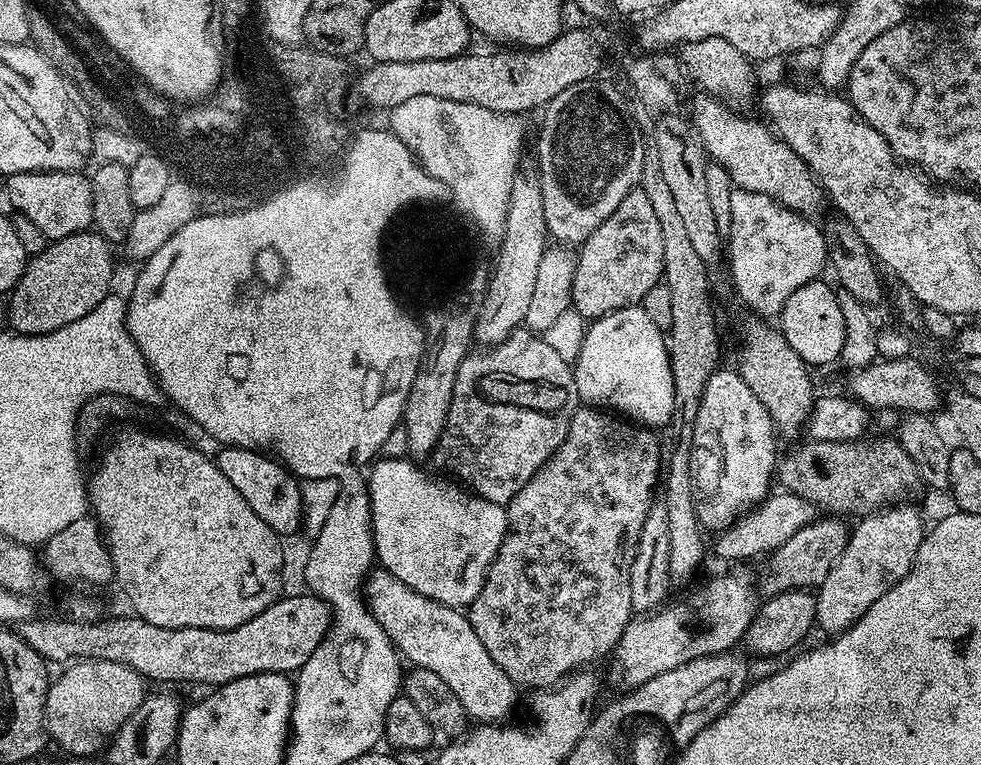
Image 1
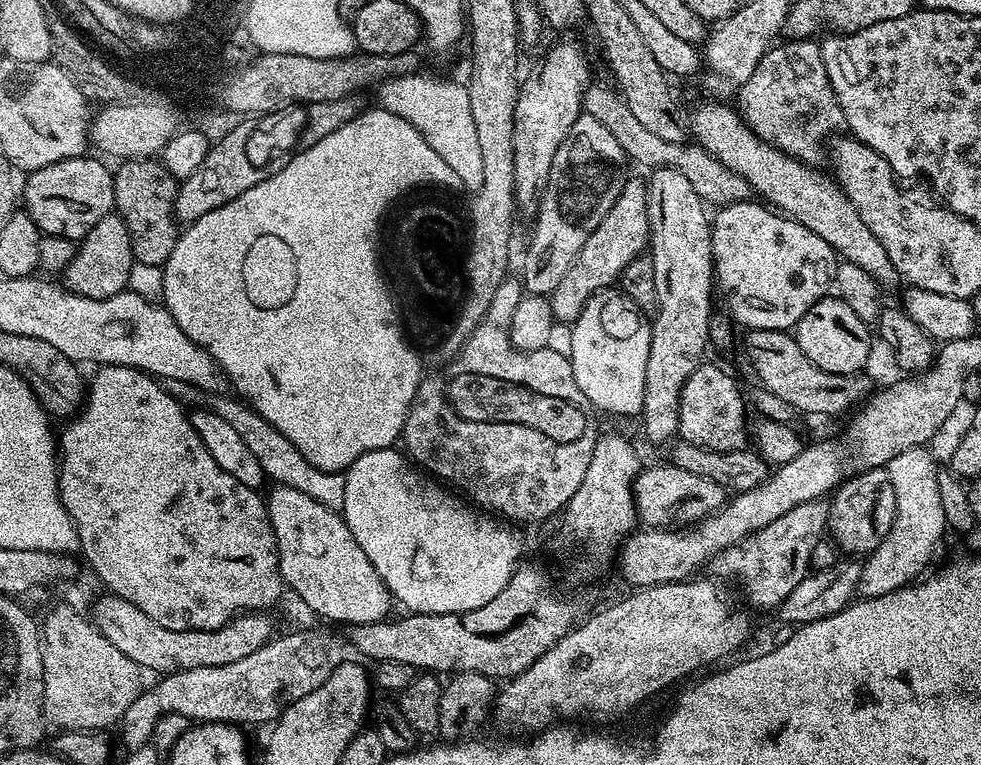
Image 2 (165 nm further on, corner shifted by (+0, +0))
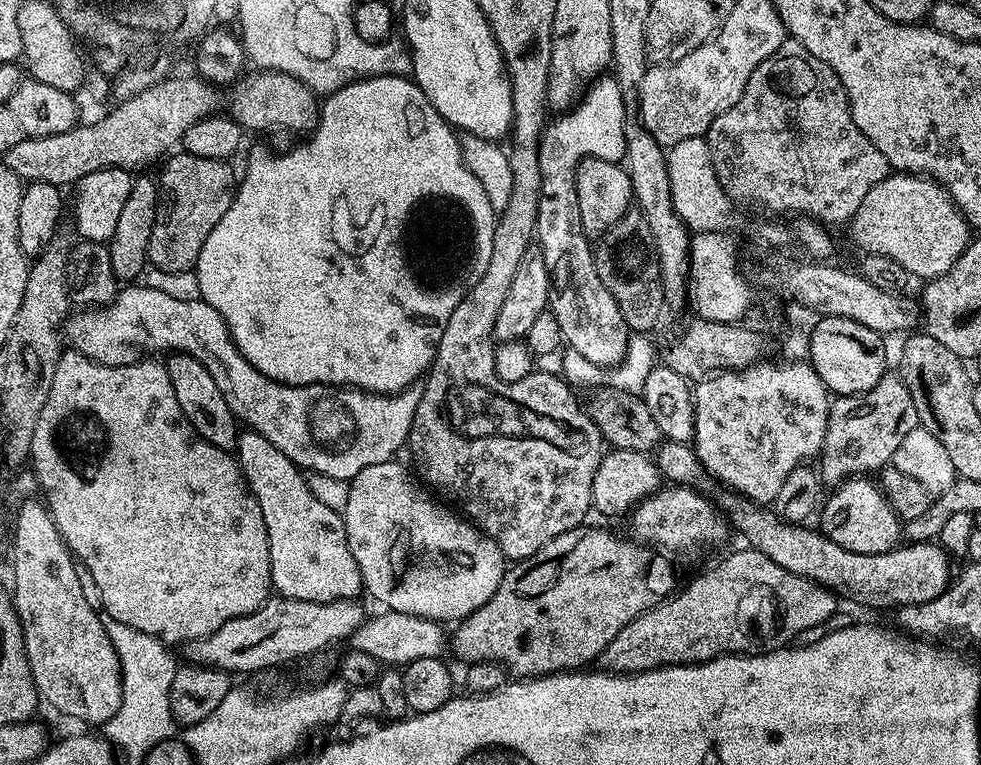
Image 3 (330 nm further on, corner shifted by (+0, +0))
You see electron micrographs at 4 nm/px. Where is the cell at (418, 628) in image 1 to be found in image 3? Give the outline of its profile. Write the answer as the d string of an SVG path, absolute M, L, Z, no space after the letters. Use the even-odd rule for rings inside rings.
M253 430L239 433L234 455L240 461L240 470L244 473L244 481L255 494L258 506L262 506L262 522L266 522L266 534L270 542L270 570L272 571L272 587L279 595L289 596L302 602L330 602L331 600L351 600L361 595L364 583L358 570L358 562L354 562L354 554L350 554L350 546L346 538L346 526L343 515L330 506L318 502L314 494L310 494L305 473L296 467L274 442L264 438Z

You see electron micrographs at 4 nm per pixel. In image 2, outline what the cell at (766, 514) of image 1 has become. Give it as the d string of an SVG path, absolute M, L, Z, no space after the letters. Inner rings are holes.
M671 462L645 467L636 478L632 493L636 496L636 515L644 528L683 530L708 519L726 503L726 489L710 478L698 478L690 470L682 470Z

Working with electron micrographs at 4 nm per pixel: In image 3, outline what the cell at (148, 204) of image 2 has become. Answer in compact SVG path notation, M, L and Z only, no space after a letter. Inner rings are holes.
M183 150L172 155L163 161L164 169L161 170L160 176L158 175L158 207L154 224L150 230L148 264L153 268L171 272L187 272L195 265L206 234L210 234L210 230L218 222L218 218L222 218L222 214L230 208L230 202L235 200L238 176L237 173L236 176L232 173L231 163L228 160L198 158Z

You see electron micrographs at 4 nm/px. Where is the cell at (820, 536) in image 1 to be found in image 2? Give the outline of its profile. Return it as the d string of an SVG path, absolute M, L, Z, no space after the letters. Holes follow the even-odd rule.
M887 467L871 468L865 472L859 472L857 476L849 476L836 489L830 500L827 531L841 553L852 558L867 558L874 550L878 550L878 546L884 541L886 534L890 534L890 526L895 517L894 486L890 486L890 474Z

